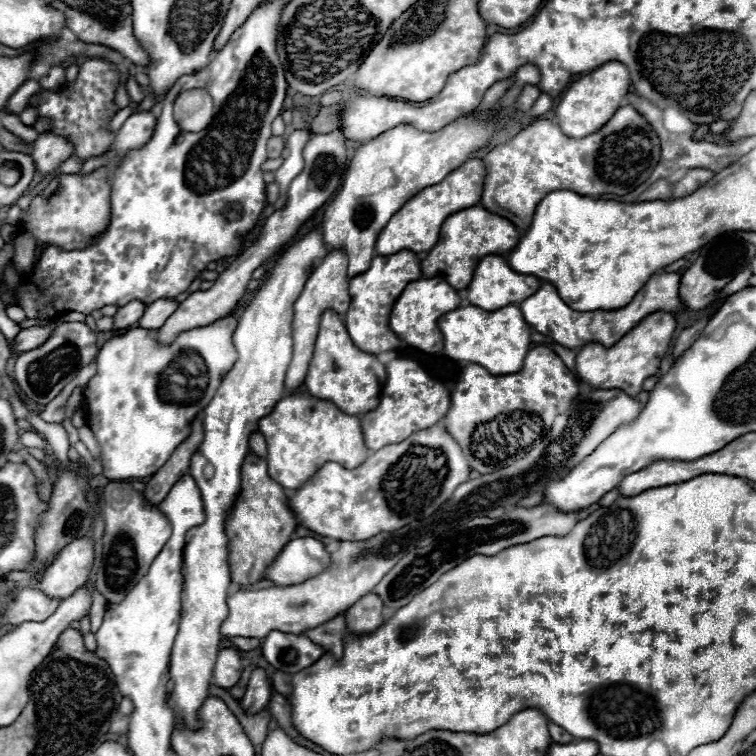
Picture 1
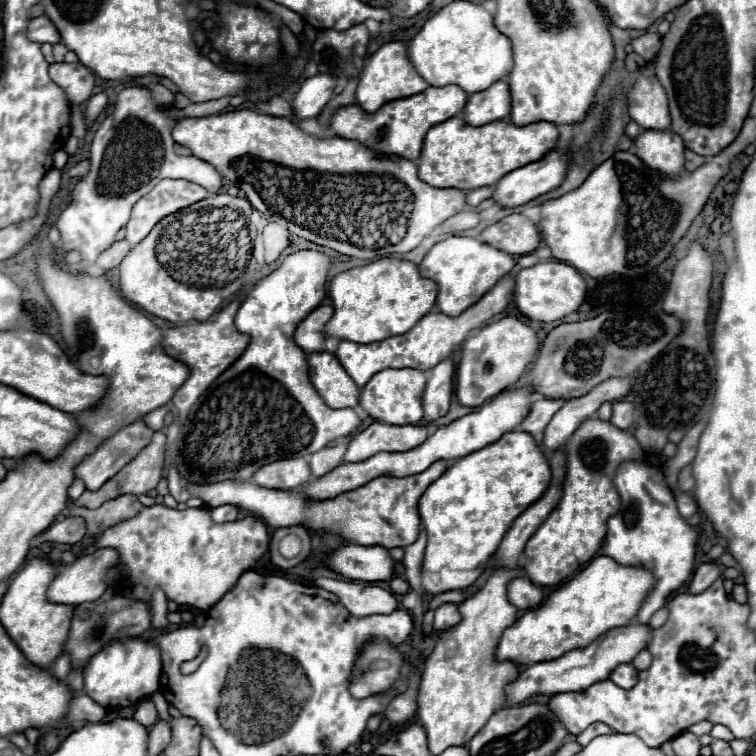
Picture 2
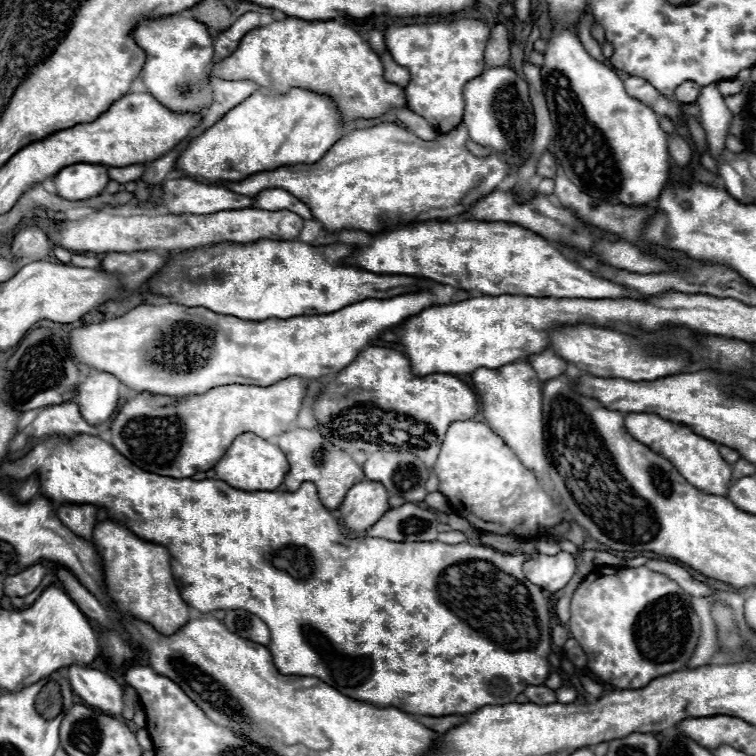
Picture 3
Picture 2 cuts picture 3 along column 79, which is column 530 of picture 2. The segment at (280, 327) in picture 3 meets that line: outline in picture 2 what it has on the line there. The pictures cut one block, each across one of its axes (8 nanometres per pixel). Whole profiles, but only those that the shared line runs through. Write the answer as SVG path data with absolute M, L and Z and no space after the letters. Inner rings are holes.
M502 318L476 336L460 344L460 362L456 366L456 396L462 406L480 406L484 400L500 394L520 380L526 366L538 354L540 340L536 332L516 318Z

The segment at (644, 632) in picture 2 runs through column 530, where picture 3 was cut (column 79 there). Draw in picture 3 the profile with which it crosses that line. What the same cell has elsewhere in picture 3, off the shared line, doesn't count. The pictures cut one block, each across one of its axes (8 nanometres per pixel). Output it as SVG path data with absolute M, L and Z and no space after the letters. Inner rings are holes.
M78 664L68 666L68 678L74 692L90 706L96 706L108 714L122 712L122 686L102 670L84 668Z

